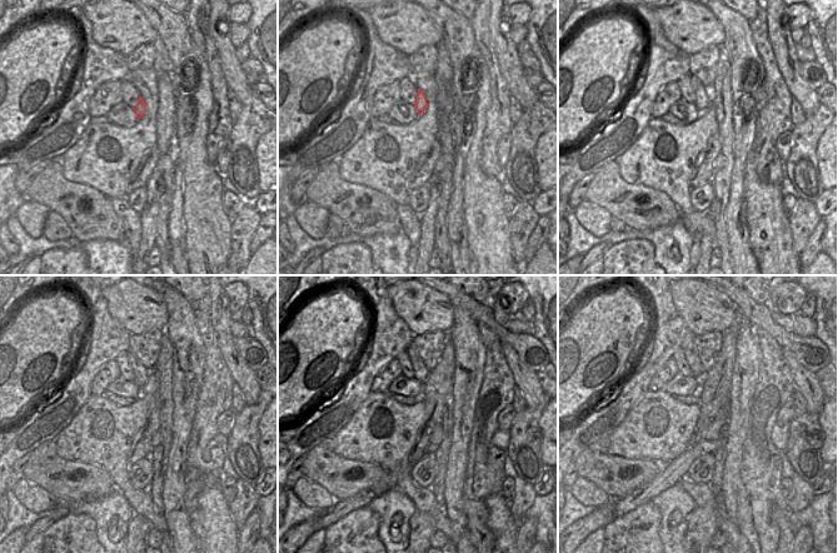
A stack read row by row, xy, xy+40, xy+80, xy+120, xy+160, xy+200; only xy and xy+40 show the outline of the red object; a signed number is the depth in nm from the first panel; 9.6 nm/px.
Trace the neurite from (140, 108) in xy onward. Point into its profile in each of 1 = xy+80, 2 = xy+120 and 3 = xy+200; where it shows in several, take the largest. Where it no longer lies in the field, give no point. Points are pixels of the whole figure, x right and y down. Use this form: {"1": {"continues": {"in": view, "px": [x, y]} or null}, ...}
{"1": {"continues": {"in": "xy+80", "px": [702, 93]}}, "2": {"continues": {"in": "xy+120", "px": [140, 373]}}, "3": {"continues": {"in": "xy+200", "px": [688, 348]}}}

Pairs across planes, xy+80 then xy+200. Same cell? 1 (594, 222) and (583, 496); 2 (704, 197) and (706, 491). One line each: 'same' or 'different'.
1: same
2: different

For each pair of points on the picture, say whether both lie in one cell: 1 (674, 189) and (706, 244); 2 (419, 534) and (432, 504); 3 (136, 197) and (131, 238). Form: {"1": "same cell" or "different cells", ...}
{"1": "different cells", "2": "different cells", "3": "different cells"}

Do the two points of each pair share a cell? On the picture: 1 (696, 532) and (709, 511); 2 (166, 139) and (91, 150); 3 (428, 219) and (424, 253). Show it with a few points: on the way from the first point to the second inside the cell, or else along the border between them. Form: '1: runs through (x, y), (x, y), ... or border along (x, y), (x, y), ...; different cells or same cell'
1: runs through (701, 527), (702, 521), (707, 516); same cell
2: border along (156, 110), (156, 142), (154, 144); different cells
3: runs through (427, 228), (425, 244); same cell

